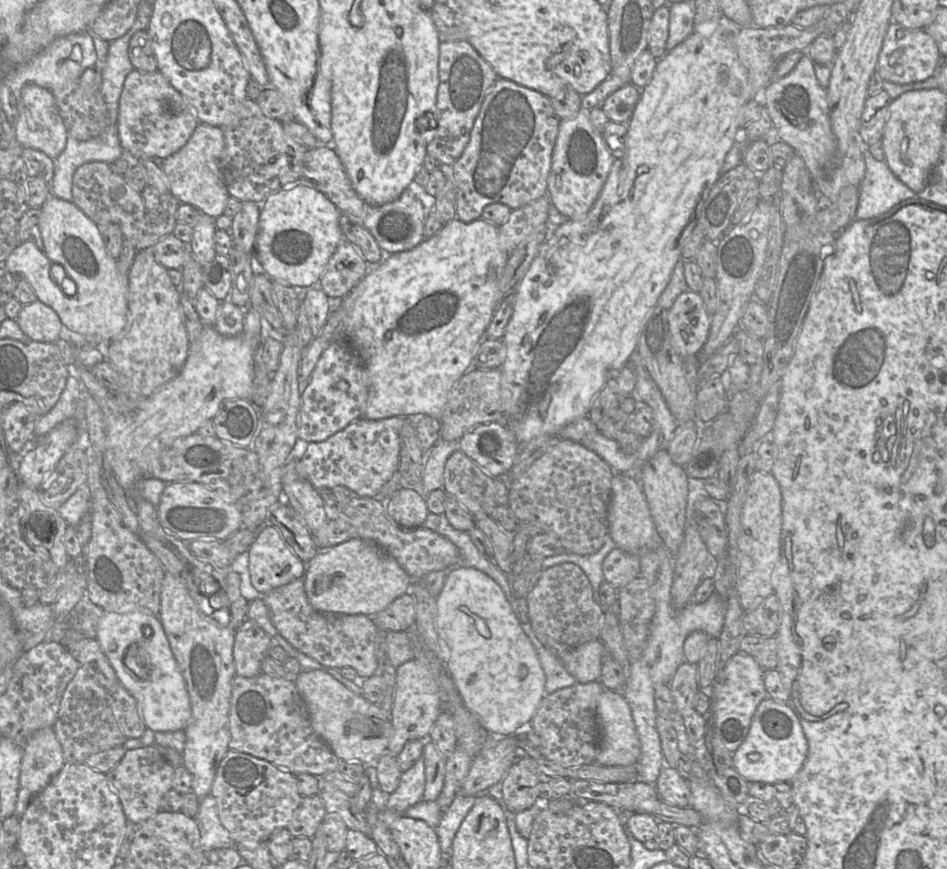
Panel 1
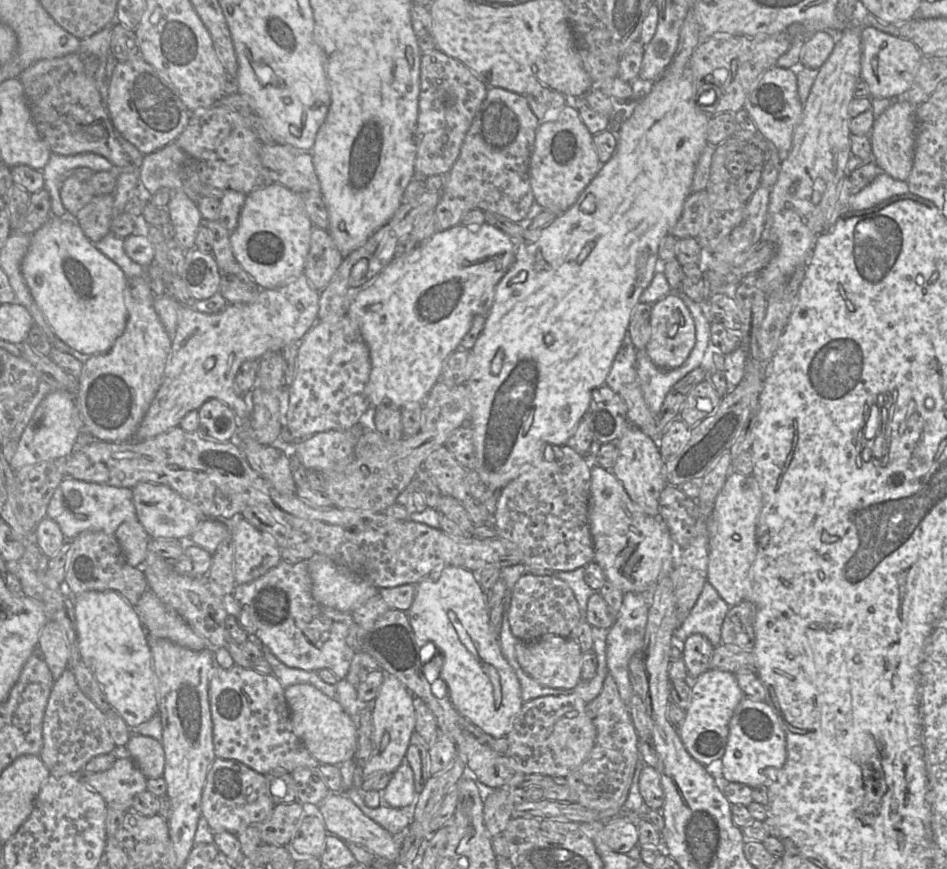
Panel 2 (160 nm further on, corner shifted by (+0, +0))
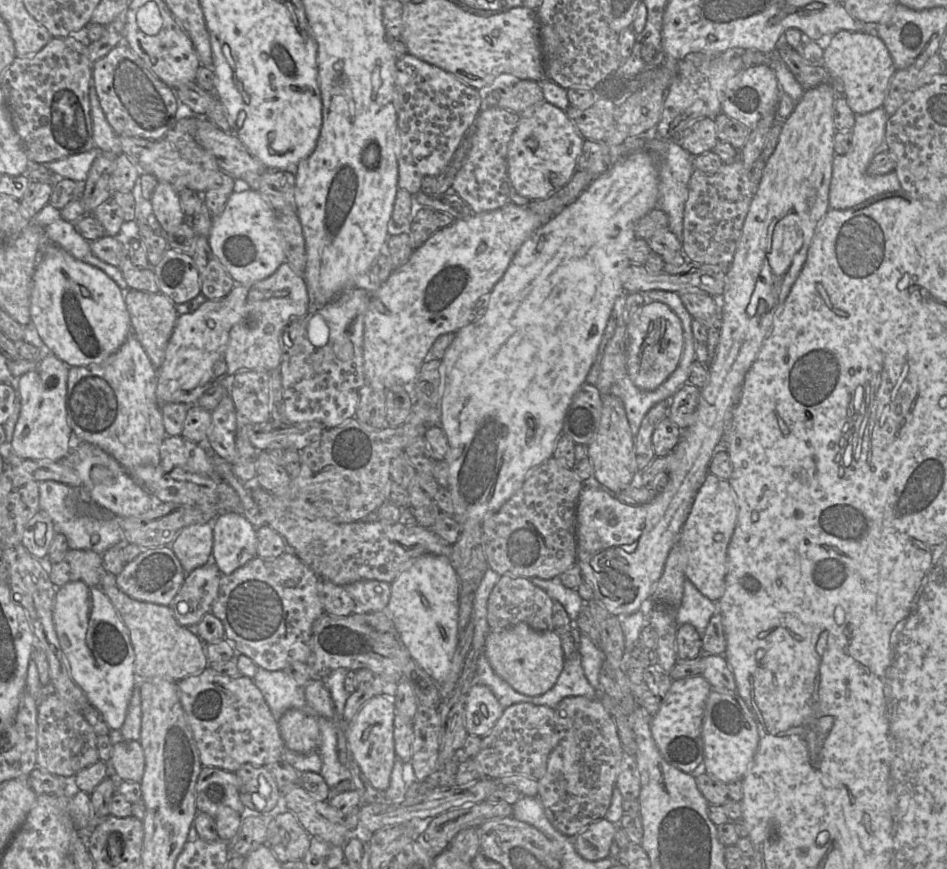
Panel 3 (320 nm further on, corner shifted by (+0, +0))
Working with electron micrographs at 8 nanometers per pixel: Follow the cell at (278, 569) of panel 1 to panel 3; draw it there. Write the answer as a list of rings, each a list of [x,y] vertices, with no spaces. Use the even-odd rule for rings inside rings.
[[[221,512],[212,524],[212,557],[222,575],[233,573],[256,557],[256,527],[243,515]]]

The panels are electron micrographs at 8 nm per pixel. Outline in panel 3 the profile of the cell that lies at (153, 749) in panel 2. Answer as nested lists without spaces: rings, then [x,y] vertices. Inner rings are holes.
[[[123,740],[113,746],[110,758],[119,781],[140,783],[145,770],[145,756],[137,740]]]

